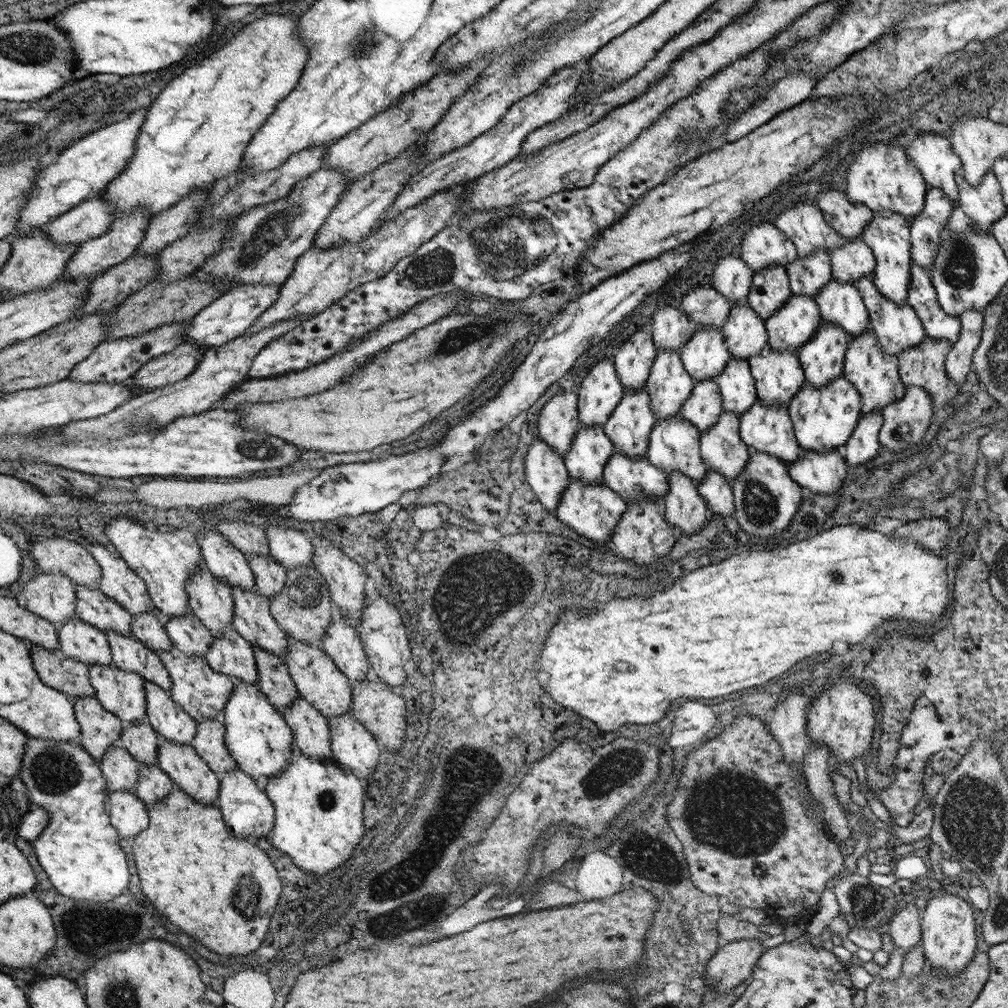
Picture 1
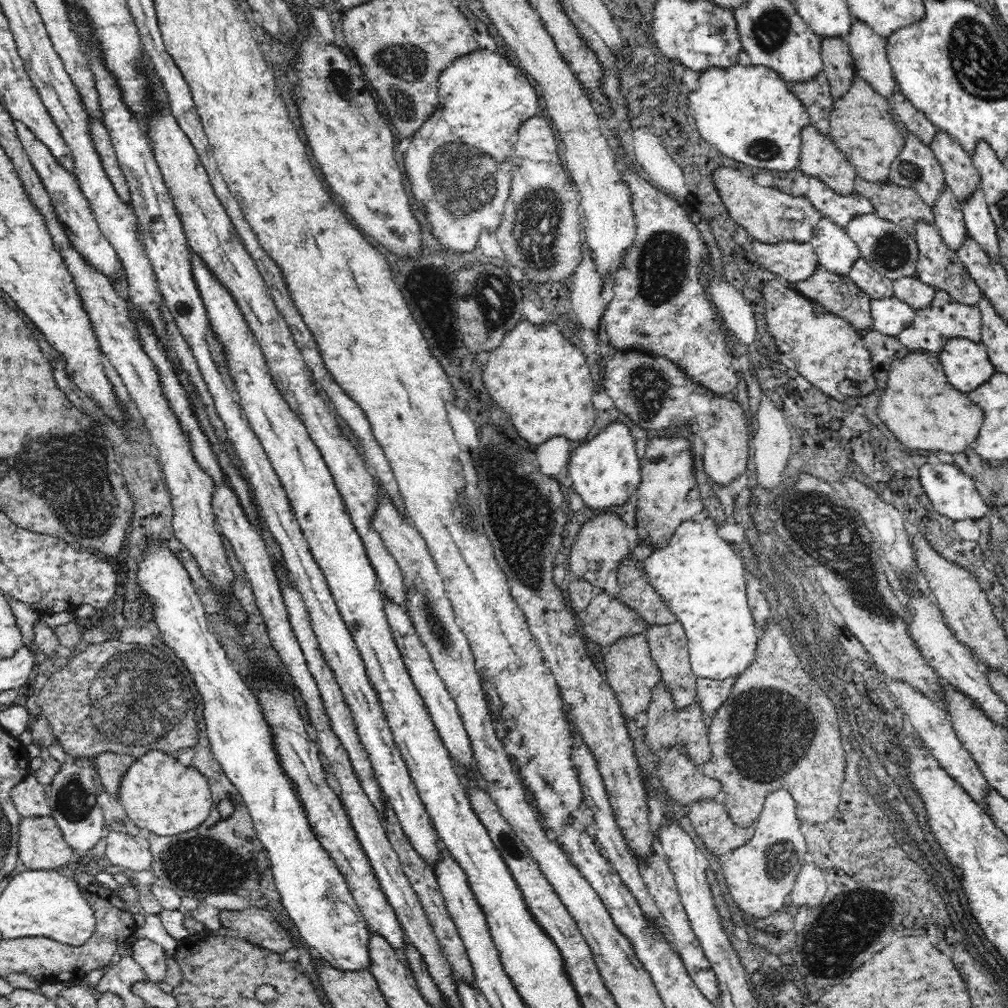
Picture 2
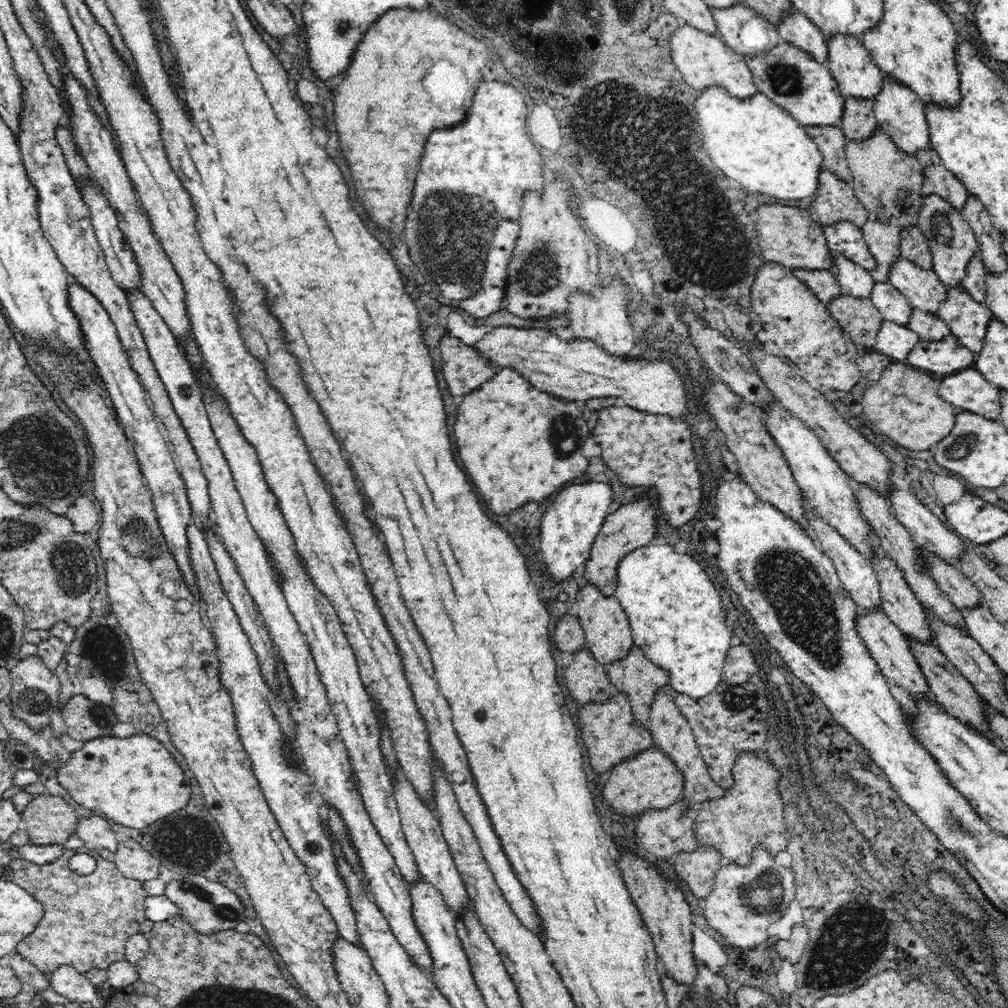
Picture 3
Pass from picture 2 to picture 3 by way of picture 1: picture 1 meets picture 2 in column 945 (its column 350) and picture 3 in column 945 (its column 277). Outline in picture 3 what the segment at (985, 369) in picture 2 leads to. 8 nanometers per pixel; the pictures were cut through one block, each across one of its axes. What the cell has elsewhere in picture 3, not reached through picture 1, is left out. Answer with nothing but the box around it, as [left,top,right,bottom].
[940,368,1002,420]

